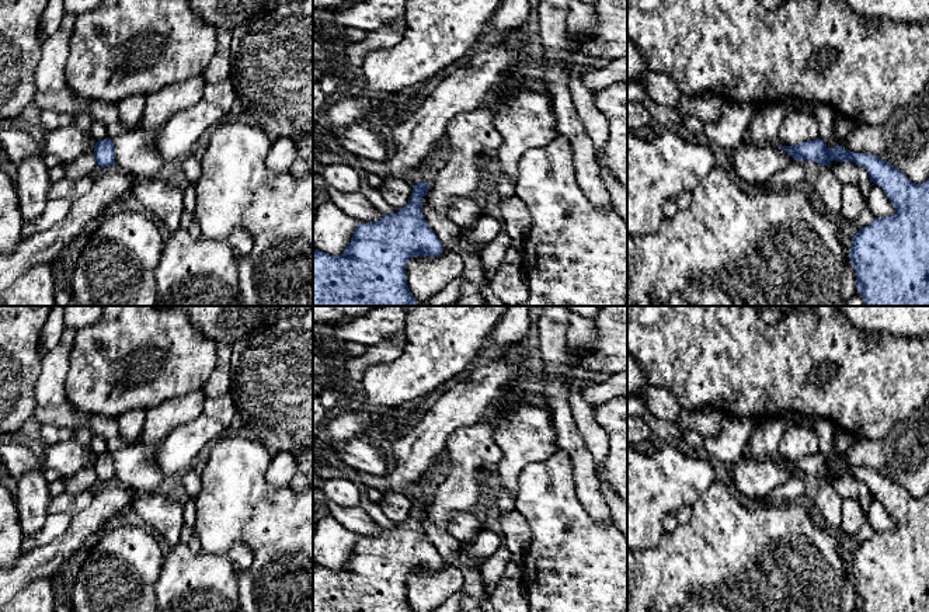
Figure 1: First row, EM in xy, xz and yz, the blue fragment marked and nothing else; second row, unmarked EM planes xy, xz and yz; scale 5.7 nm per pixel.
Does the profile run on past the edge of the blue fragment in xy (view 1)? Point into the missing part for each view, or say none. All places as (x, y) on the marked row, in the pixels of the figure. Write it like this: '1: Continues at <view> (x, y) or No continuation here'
1: No continuation here

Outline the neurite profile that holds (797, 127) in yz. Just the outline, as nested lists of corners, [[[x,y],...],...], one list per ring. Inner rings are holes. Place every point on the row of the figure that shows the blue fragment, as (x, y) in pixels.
[[[789,111],[779,128],[779,142],[782,146],[793,146],[818,138],[818,122],[815,117],[807,111]]]

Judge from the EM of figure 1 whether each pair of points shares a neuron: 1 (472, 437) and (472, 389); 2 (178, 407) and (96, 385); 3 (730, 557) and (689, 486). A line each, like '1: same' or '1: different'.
1: different
2: different
3: different

